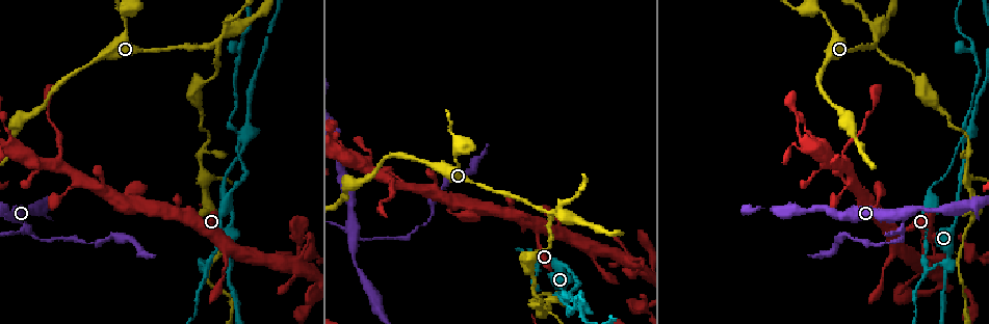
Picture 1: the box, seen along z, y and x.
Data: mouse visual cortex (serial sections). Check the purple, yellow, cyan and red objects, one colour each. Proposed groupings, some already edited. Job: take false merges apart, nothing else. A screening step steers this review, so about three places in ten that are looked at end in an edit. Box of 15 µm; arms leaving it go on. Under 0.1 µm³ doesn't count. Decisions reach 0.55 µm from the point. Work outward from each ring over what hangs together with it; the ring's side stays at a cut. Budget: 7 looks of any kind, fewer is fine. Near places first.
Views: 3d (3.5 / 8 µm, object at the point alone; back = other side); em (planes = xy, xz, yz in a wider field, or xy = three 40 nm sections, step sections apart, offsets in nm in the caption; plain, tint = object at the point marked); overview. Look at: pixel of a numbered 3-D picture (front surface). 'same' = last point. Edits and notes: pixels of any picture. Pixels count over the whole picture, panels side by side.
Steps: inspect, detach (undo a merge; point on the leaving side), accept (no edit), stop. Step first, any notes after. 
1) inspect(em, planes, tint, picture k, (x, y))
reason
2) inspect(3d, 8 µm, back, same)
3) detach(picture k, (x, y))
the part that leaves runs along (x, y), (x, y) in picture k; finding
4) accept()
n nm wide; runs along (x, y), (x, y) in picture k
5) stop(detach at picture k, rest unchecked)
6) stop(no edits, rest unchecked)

inspect(3d, 3.5 µm, picture 1, (543, 210))
narrows sharply

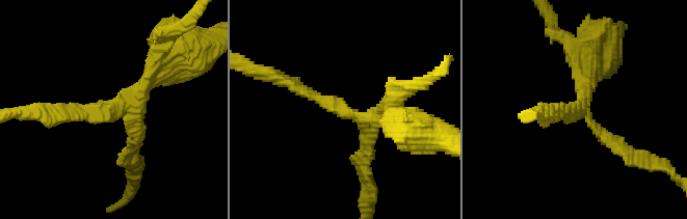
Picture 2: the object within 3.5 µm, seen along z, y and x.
inspect(em, xy, step 1, tint, picture 2, (352, 110))
3 arms; arms of 200, 200, 250 nm; need the tissue

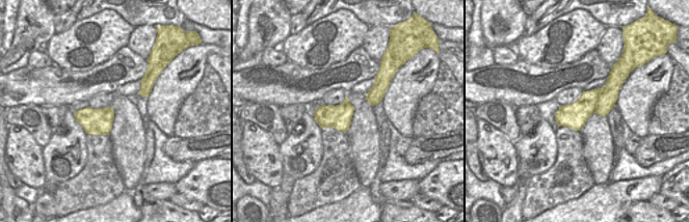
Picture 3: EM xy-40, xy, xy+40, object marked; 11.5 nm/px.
detach(picture 2, (609, 142))
border along (601, 88), (601, 94), (594, 112) in picture 3; a second cell is stuck on

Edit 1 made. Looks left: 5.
inspect(overview)

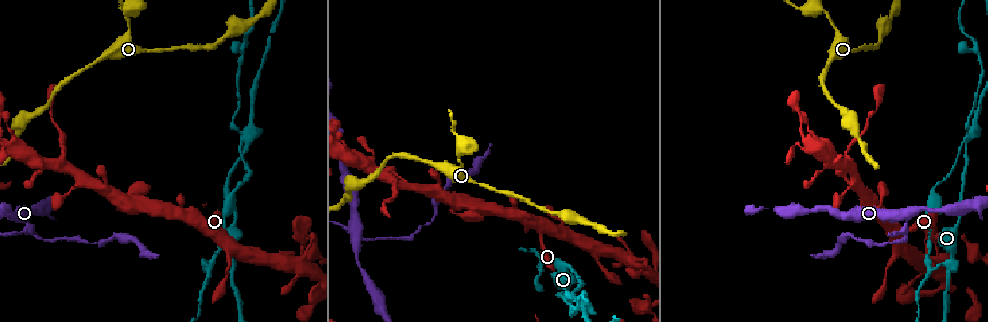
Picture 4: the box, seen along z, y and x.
inspect(3d, 3.5 µm, picture 4, (244, 143))
looks like a crossing

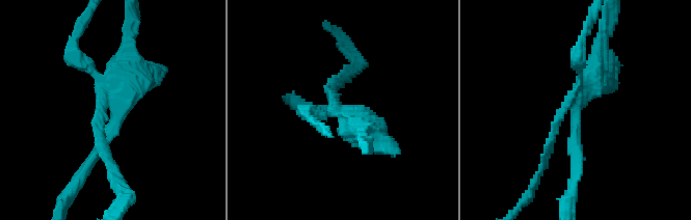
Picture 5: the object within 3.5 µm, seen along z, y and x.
inspect(em, planes, tint, picture 5, (347, 110))
need the tissue

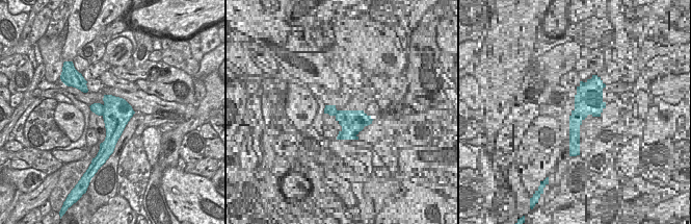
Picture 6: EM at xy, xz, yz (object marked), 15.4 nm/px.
detach(picture 5, (72, 60))
the part that leaves runs along (108, 105), (99, 145), (122, 190) in picture 5; two cells meet here

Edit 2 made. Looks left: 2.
stop(detach at picture 2, detach at picture 5, rest unchecked)

